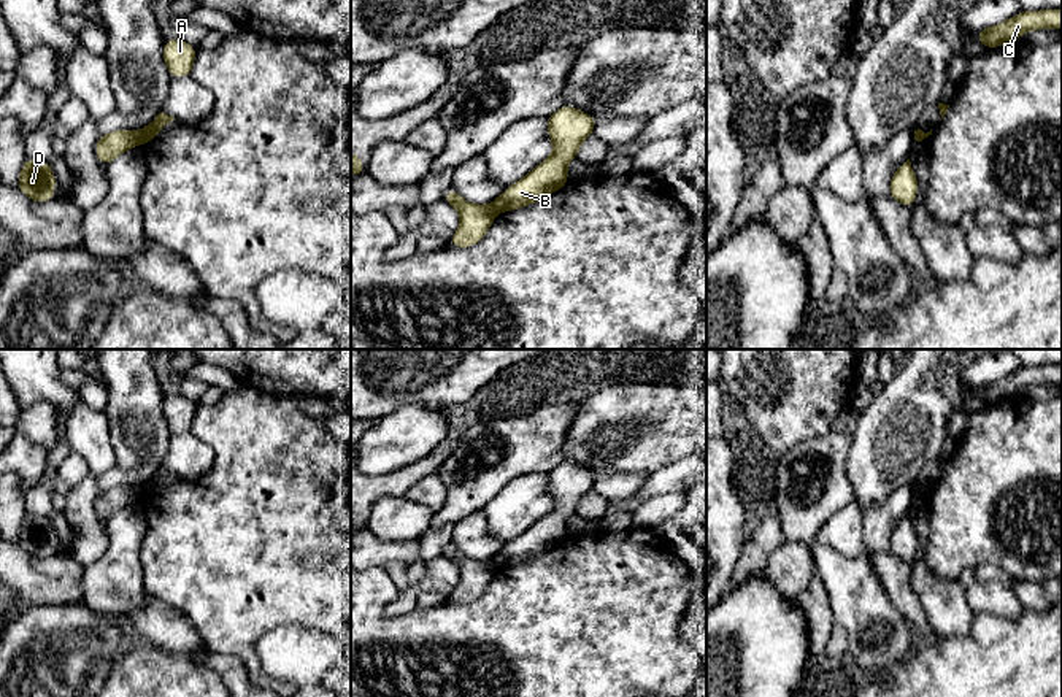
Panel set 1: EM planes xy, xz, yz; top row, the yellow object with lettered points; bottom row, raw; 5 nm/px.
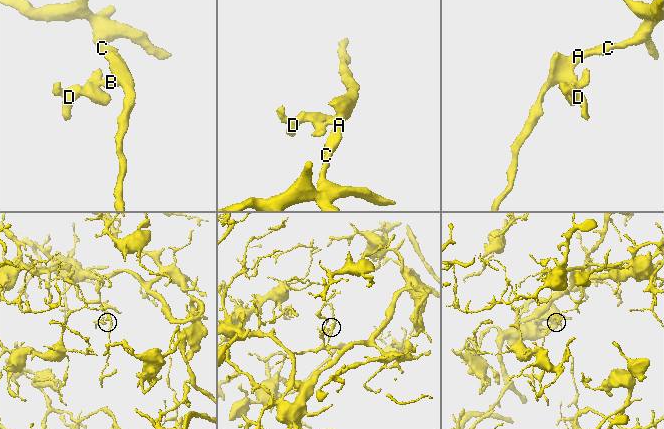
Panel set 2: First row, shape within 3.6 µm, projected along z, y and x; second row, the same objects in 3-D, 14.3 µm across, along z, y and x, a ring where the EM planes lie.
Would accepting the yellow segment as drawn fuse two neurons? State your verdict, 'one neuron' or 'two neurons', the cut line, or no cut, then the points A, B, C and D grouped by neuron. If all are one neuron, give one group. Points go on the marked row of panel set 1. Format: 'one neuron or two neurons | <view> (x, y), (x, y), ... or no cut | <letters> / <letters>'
two neurons | xy (135, 132), (137, 142) | A B C / D

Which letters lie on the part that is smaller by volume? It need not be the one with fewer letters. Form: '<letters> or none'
D

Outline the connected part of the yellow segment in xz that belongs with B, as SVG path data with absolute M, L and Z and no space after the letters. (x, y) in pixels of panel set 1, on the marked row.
M567 105L546 117L546 122L554 144L552 154L522 179L506 187L492 202L494 213L527 206L565 187L568 184L567 165L576 157L581 143L592 135L597 124L591 114Z

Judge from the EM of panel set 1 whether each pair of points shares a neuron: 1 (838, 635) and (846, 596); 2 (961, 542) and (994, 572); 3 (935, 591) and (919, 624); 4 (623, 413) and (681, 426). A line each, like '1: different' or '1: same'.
1: different
2: different
3: different
4: same

